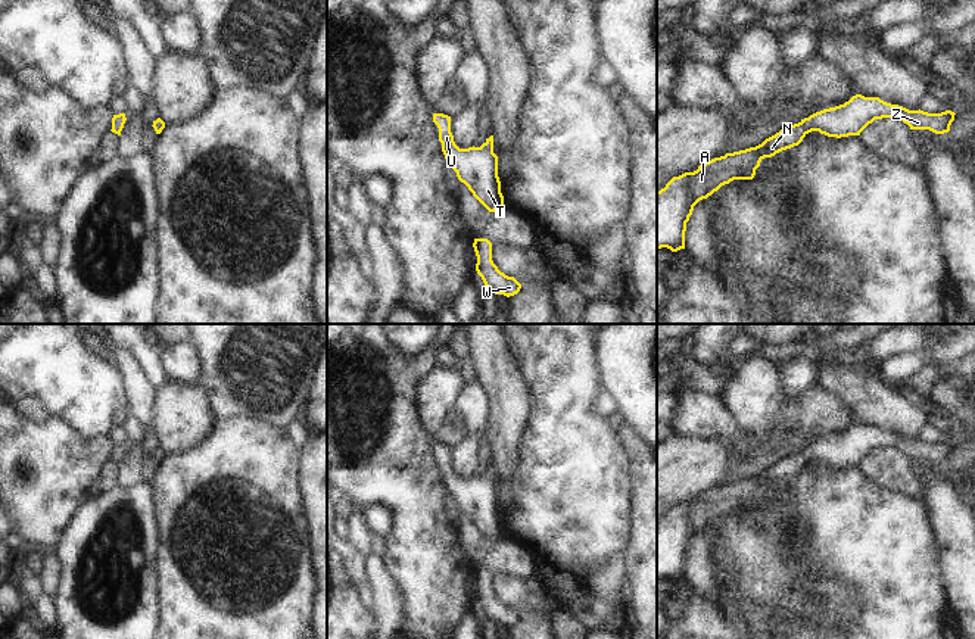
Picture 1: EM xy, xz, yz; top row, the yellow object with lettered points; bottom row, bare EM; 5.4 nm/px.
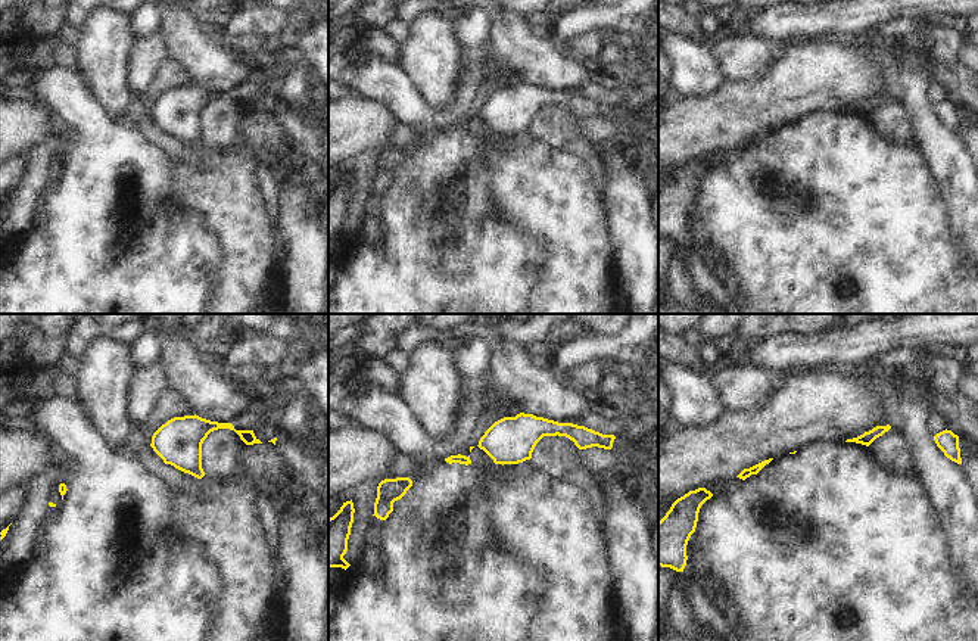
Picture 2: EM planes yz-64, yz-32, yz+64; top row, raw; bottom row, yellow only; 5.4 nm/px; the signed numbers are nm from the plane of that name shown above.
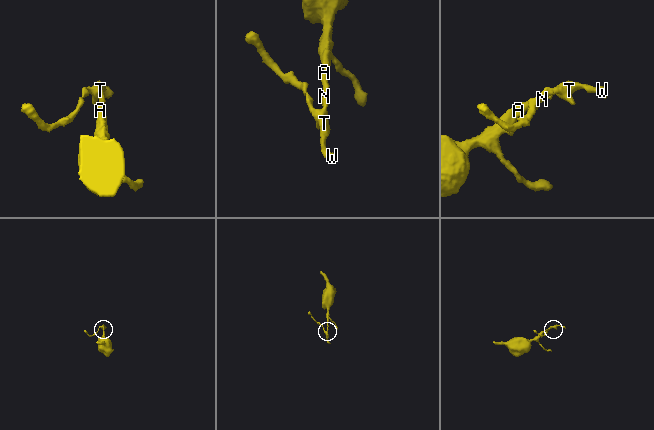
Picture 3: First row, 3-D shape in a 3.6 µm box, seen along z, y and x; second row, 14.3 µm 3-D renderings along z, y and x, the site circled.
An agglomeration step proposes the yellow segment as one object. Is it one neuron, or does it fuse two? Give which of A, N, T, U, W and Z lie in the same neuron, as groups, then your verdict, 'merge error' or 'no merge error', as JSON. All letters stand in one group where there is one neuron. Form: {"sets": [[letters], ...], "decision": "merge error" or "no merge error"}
{"sets": [["A", "N", "T", "U", "W", "Z"]], "decision": "no merge error"}

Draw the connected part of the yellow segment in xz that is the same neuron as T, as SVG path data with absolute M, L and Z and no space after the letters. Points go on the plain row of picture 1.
M433 443L433 452L439 458L439 471L445 489L473 526L489 540L505 537L498 506L498 486L493 483L493 465L480 477L460 479L451 462L451 446Z

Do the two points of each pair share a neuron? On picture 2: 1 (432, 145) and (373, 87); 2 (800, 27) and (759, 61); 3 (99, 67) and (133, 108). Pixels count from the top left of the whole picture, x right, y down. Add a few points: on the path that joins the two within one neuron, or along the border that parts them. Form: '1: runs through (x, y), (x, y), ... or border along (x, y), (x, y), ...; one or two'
1: runs through (427, 127), (391, 89); one
2: border along (738, 36), (754, 34), (768, 39), (774, 44); two
3: runs through (106, 77), (108, 83), (122, 97); one

